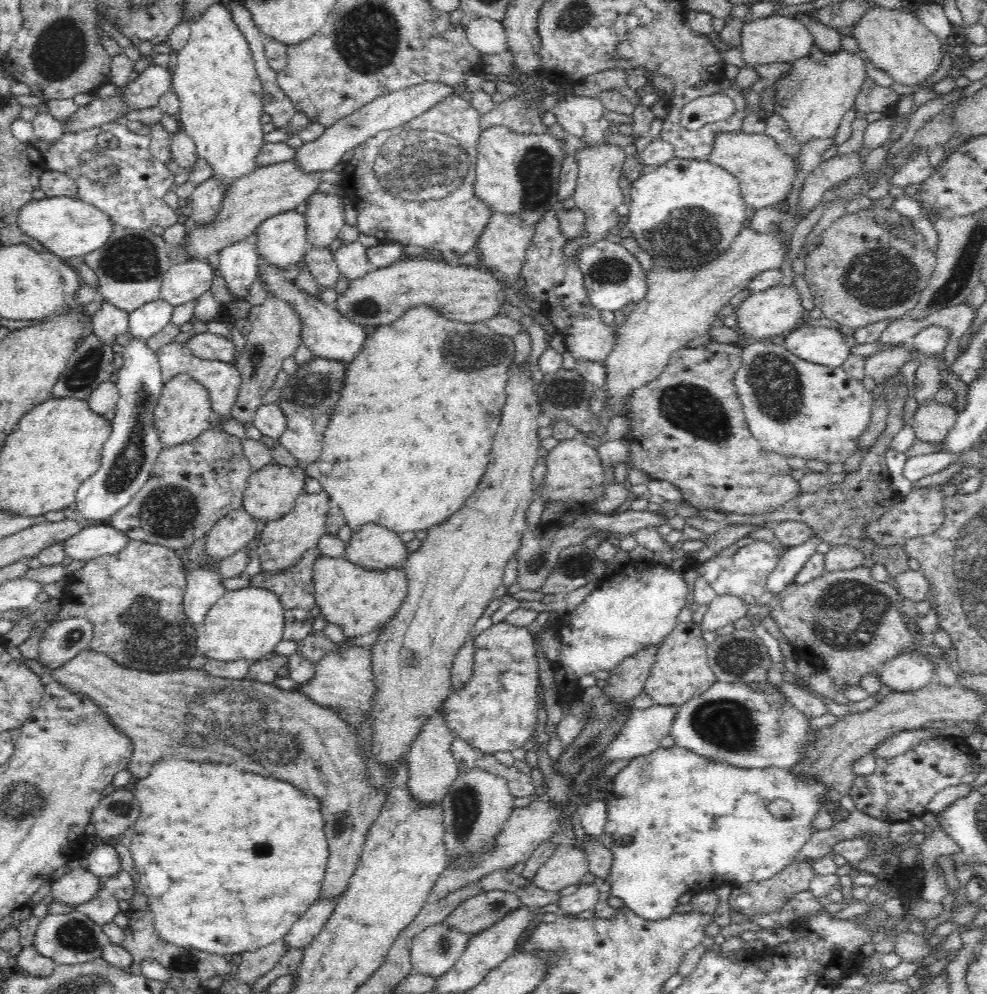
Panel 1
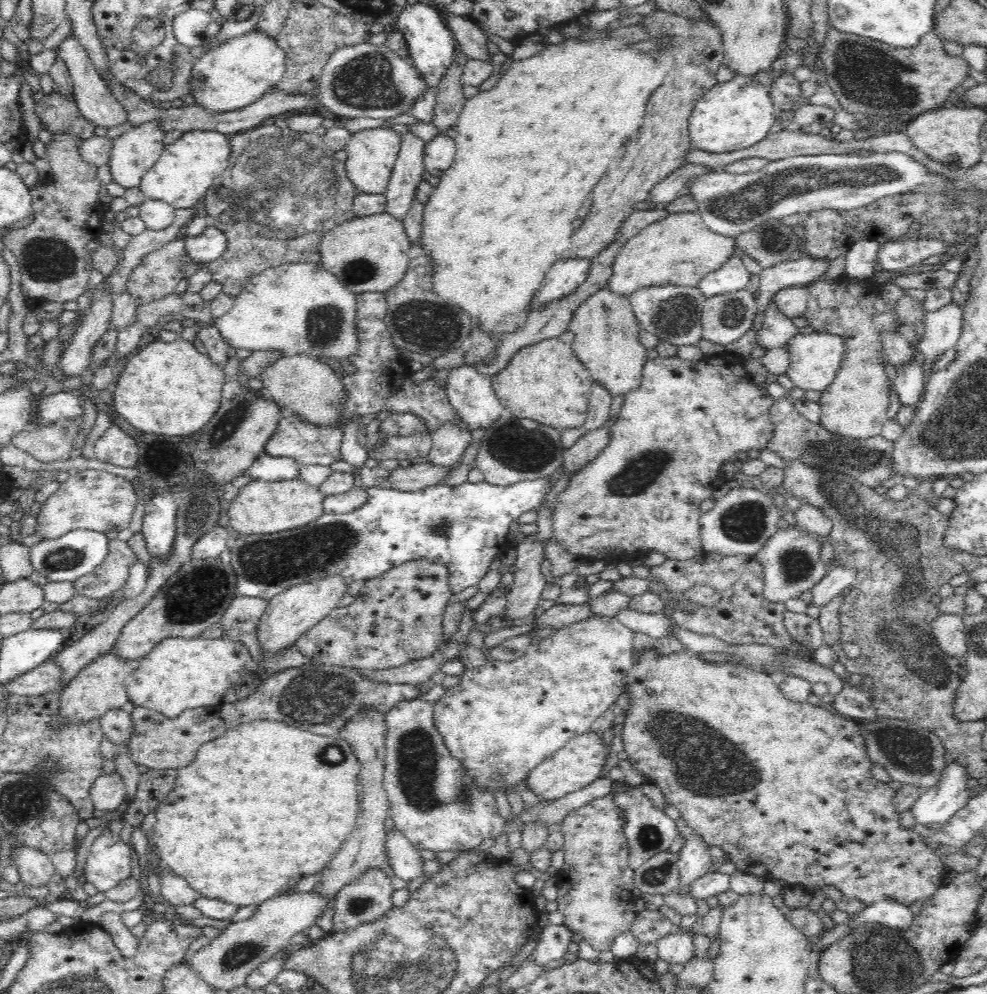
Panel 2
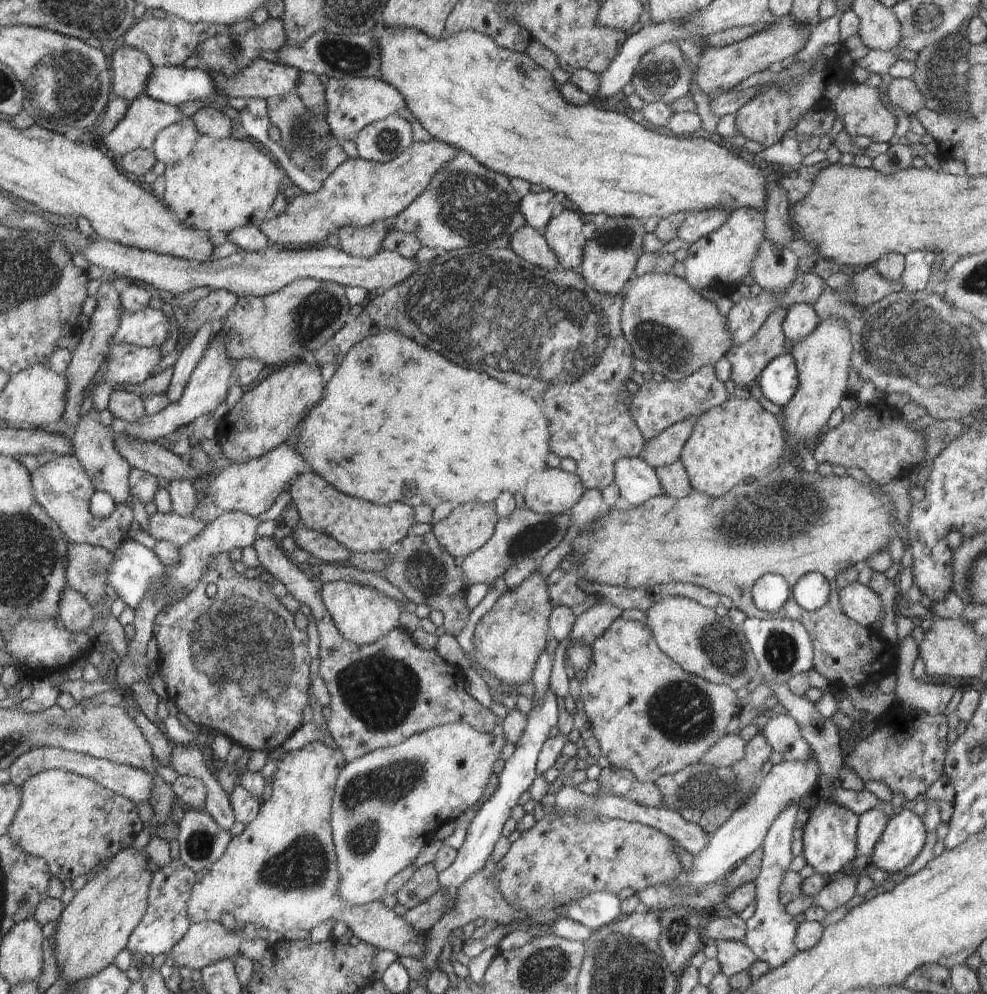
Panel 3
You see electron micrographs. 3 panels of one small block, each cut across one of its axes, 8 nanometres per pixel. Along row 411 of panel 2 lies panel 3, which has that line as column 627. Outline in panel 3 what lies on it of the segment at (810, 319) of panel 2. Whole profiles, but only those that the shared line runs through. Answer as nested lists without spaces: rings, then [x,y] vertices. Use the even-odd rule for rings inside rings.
[[[546,815],[528,832],[521,833],[520,838],[511,846],[506,855],[496,863],[493,872],[498,880],[498,892],[514,910],[526,912],[534,922],[548,922],[562,917],[554,904],[568,904],[570,900],[578,900],[590,892],[606,891],[618,893],[624,888],[632,888],[635,892],[650,886],[667,884],[676,880],[683,866],[675,841],[664,832],[638,822],[630,822],[618,817],[596,818],[586,820],[571,815]]]

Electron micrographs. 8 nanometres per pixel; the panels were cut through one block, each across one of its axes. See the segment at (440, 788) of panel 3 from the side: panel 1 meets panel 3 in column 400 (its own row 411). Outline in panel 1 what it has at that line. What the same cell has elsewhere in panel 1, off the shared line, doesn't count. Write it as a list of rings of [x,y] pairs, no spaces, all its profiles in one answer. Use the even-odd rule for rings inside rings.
[[[753,342],[741,350],[741,365],[734,375],[735,387],[742,403],[746,422],[763,450],[806,460],[822,460],[828,464],[845,462],[857,450],[857,438],[867,429],[873,402],[871,392],[848,375],[840,366],[822,366],[791,354],[784,345]]]

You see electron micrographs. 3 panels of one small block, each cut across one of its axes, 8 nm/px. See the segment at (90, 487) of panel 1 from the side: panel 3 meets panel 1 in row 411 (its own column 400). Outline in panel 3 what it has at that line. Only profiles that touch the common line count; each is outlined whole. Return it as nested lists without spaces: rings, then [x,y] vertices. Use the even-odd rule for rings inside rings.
[[[390,114],[384,120],[366,125],[354,143],[360,158],[387,163],[412,144],[412,126],[400,114]]]

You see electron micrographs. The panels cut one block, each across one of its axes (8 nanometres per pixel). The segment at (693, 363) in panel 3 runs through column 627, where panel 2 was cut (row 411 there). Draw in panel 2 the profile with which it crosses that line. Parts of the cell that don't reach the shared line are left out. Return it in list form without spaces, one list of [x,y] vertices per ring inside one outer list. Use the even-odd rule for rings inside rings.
[[[304,354],[281,357],[264,369],[258,378],[263,382],[263,388],[271,394],[271,398],[287,414],[300,415],[300,419],[322,427],[331,427],[339,421],[347,394],[339,376],[327,362]]]

